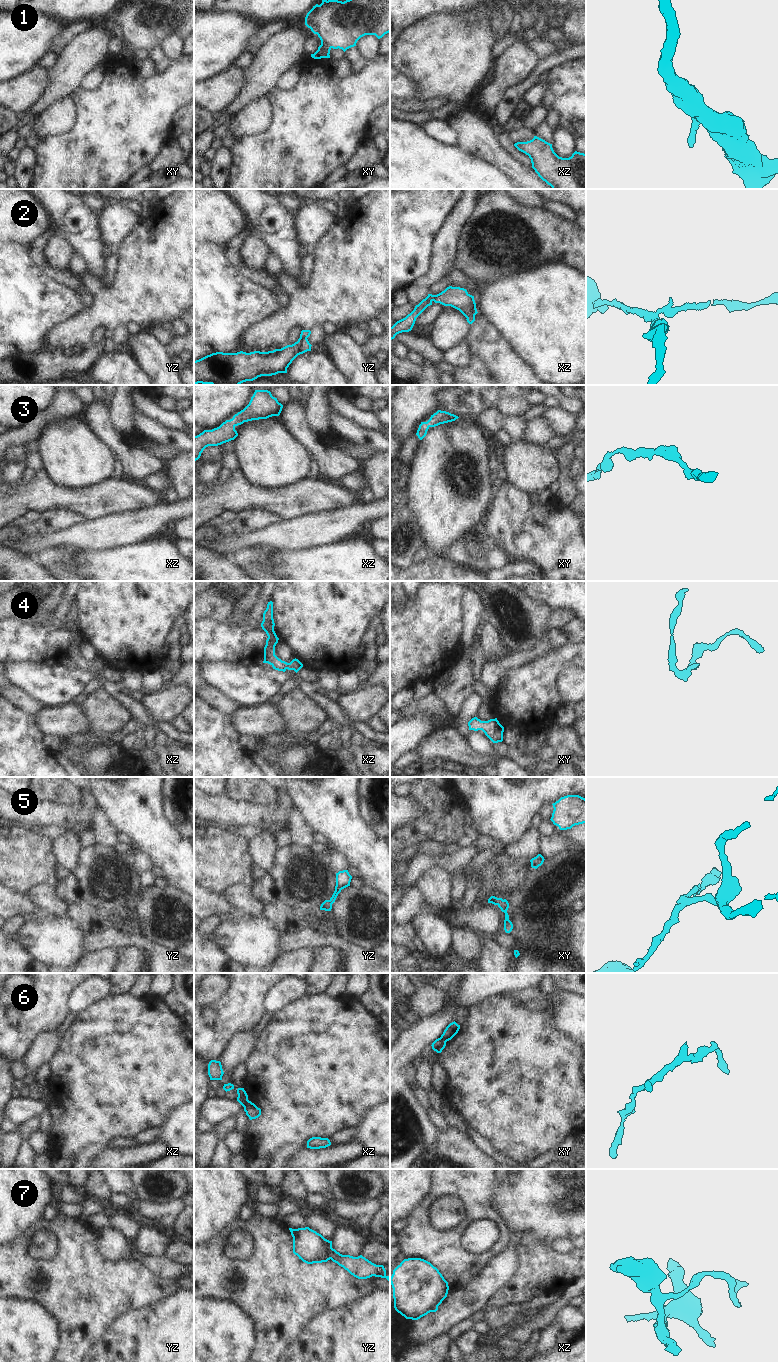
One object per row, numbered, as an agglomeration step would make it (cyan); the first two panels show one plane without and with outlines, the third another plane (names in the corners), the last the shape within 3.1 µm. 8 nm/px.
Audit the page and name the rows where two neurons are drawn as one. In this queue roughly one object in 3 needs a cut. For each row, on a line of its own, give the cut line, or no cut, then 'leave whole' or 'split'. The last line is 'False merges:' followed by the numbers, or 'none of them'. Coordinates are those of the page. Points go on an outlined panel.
1: no cut | leave whole
2: yz (300, 336), (306, 339) | split
3: no cut | leave whole
4: no cut | leave whole
5: no cut | leave whole
6: xz (248, 1100), (243, 1106) | split
7: yz (332, 1248), (330, 1258) | split
False merges: 2, 6, 7

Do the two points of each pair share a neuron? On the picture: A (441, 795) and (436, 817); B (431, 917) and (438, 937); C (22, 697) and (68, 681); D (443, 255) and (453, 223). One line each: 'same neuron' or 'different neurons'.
A: same neuron
B: same neuron
C: different neurons
D: same neuron

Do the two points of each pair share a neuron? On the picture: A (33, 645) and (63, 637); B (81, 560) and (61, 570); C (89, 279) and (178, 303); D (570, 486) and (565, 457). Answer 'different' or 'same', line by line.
A: same
B: different
C: same
D: same

